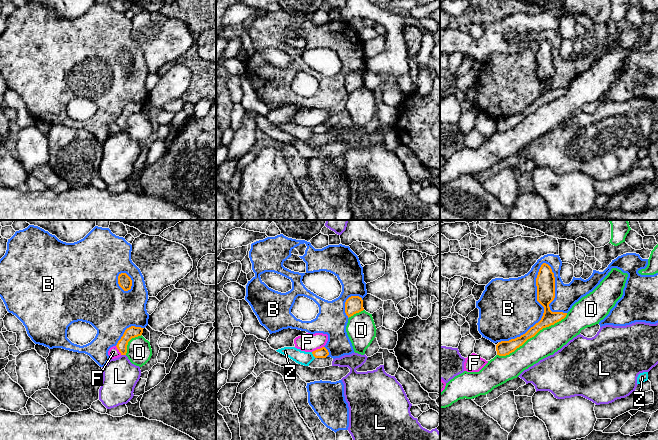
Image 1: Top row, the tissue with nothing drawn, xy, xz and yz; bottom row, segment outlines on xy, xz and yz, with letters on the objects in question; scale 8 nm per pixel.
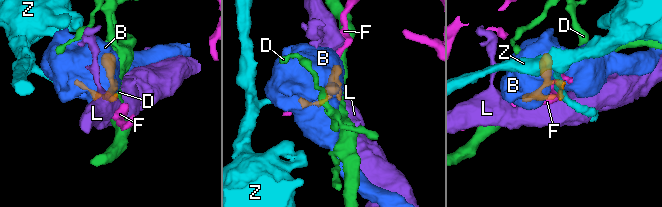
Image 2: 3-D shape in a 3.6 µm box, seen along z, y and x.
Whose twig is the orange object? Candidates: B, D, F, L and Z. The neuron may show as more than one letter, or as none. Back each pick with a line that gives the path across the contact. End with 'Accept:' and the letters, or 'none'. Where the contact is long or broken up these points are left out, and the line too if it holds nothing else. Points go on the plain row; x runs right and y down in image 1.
Accept: B

